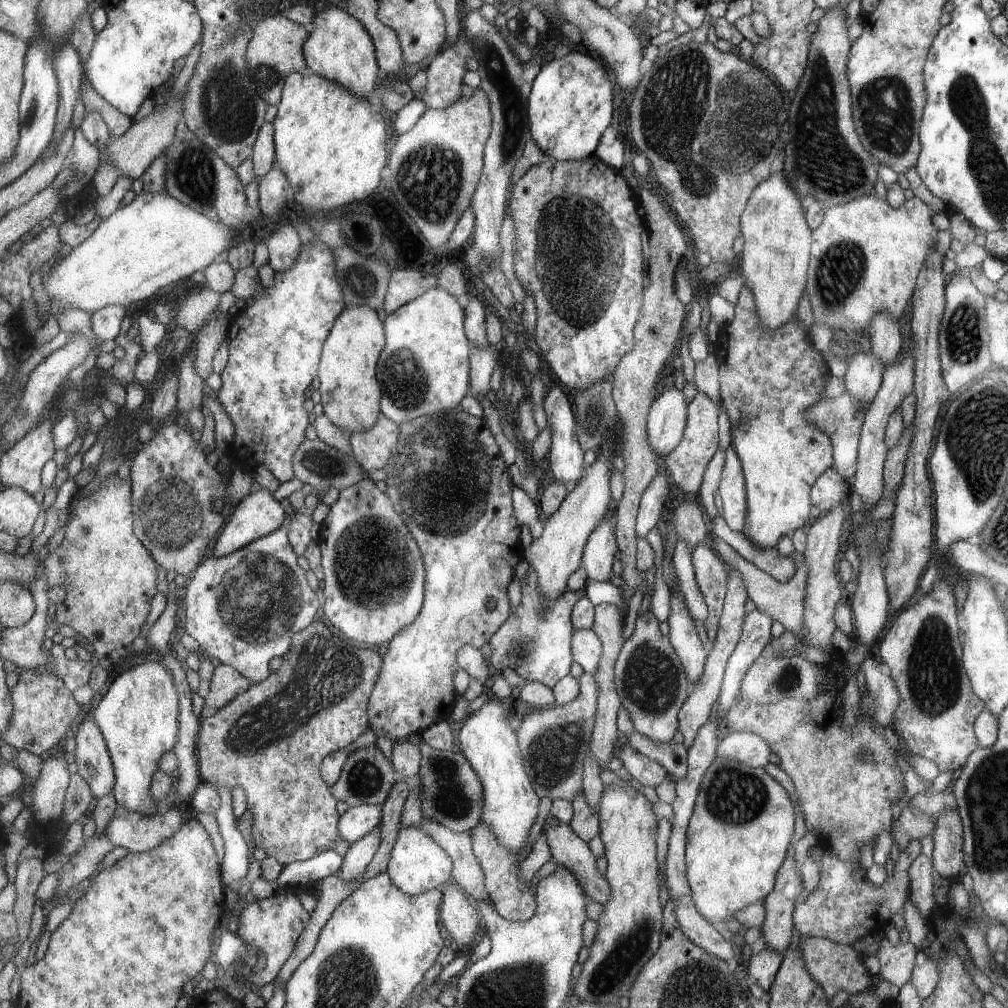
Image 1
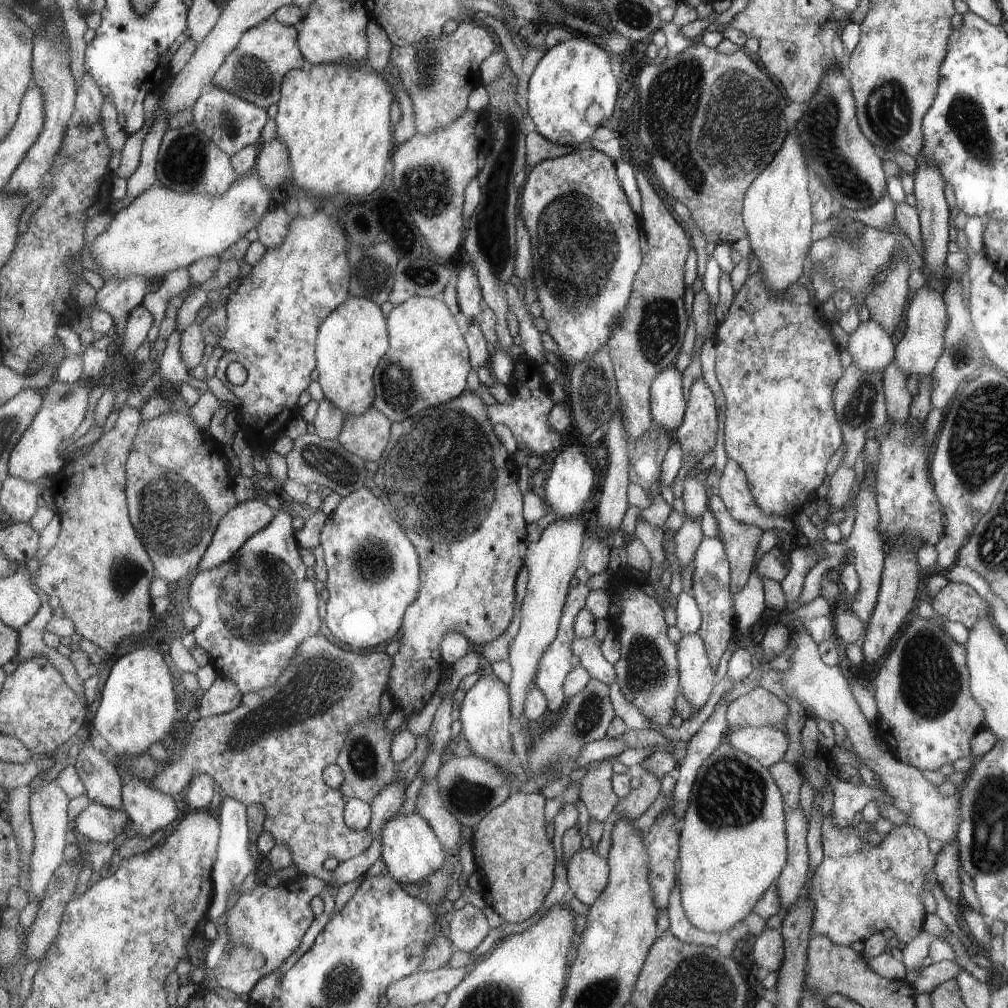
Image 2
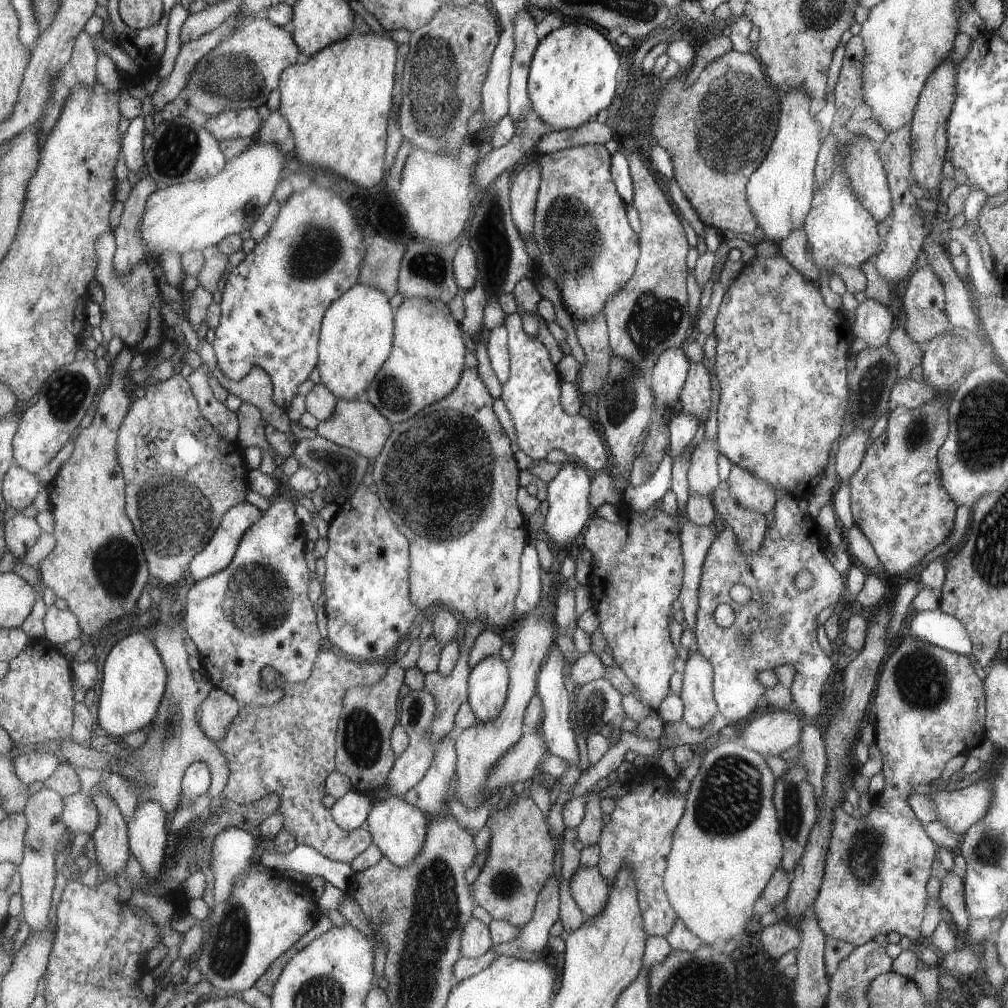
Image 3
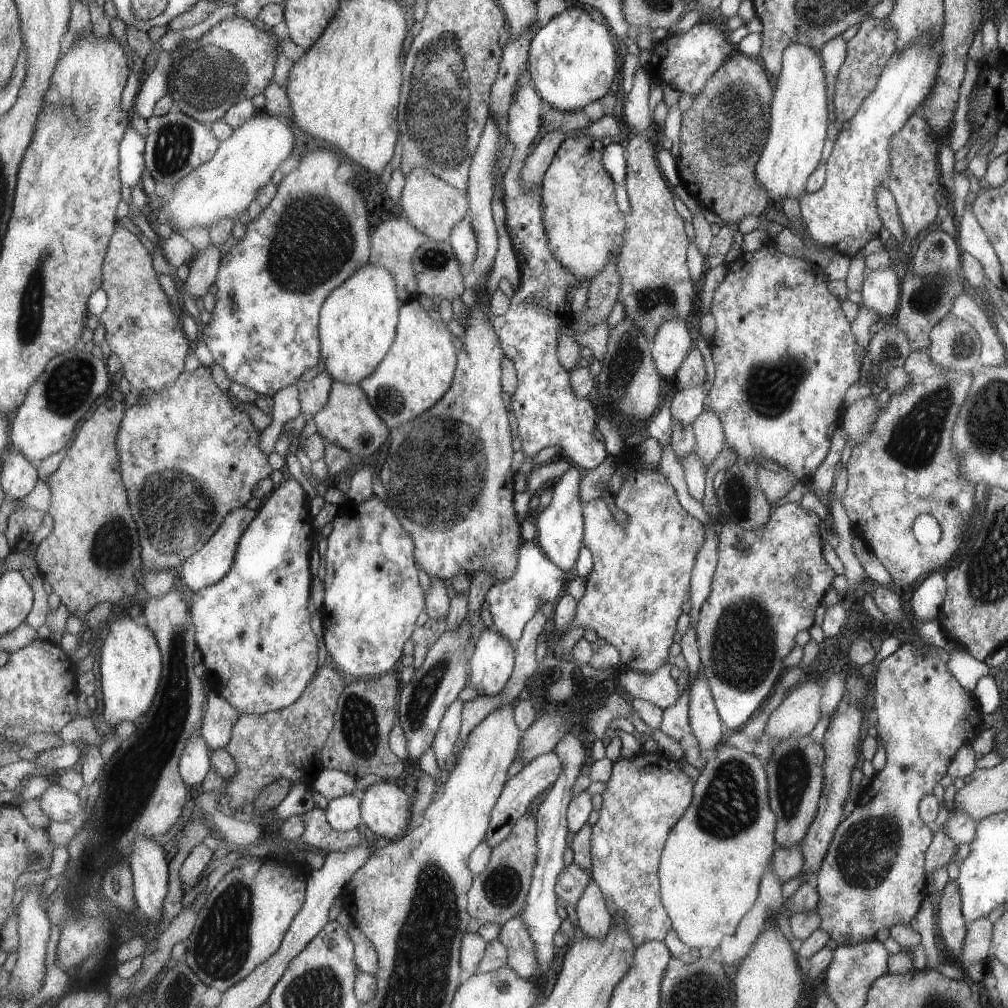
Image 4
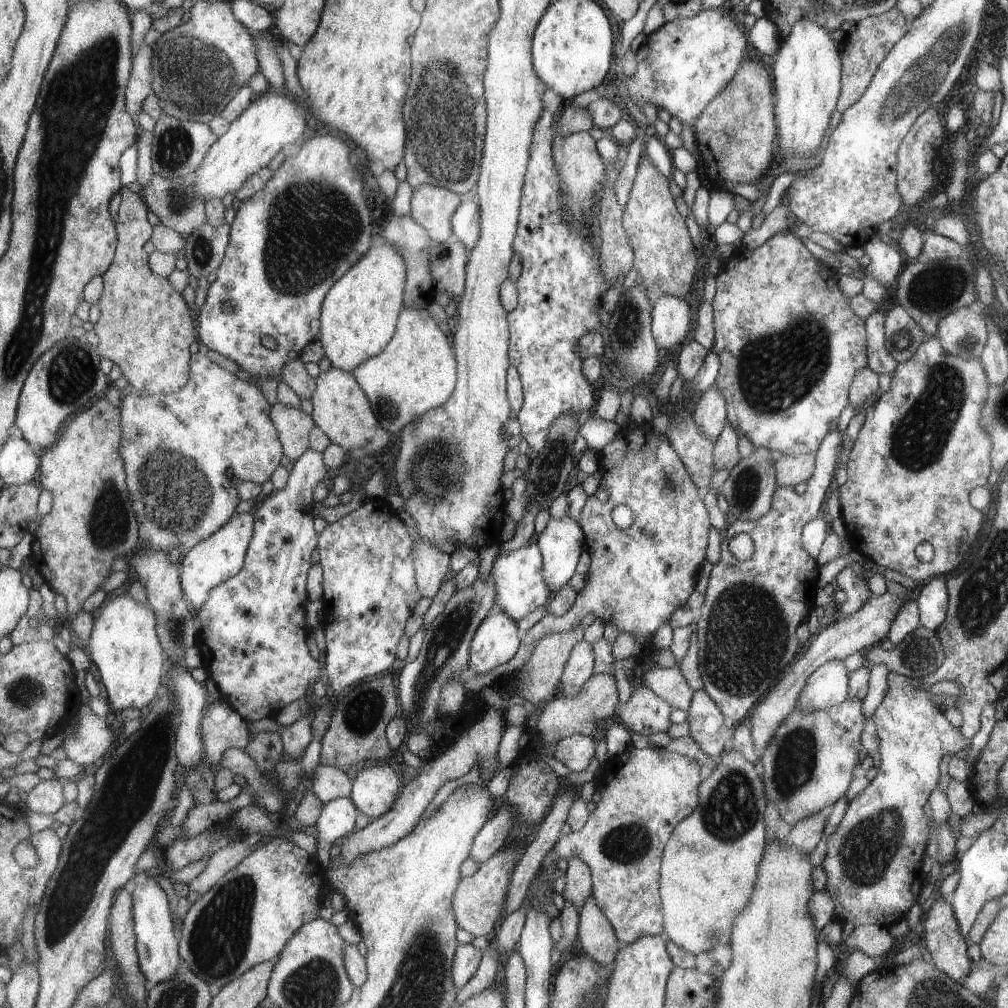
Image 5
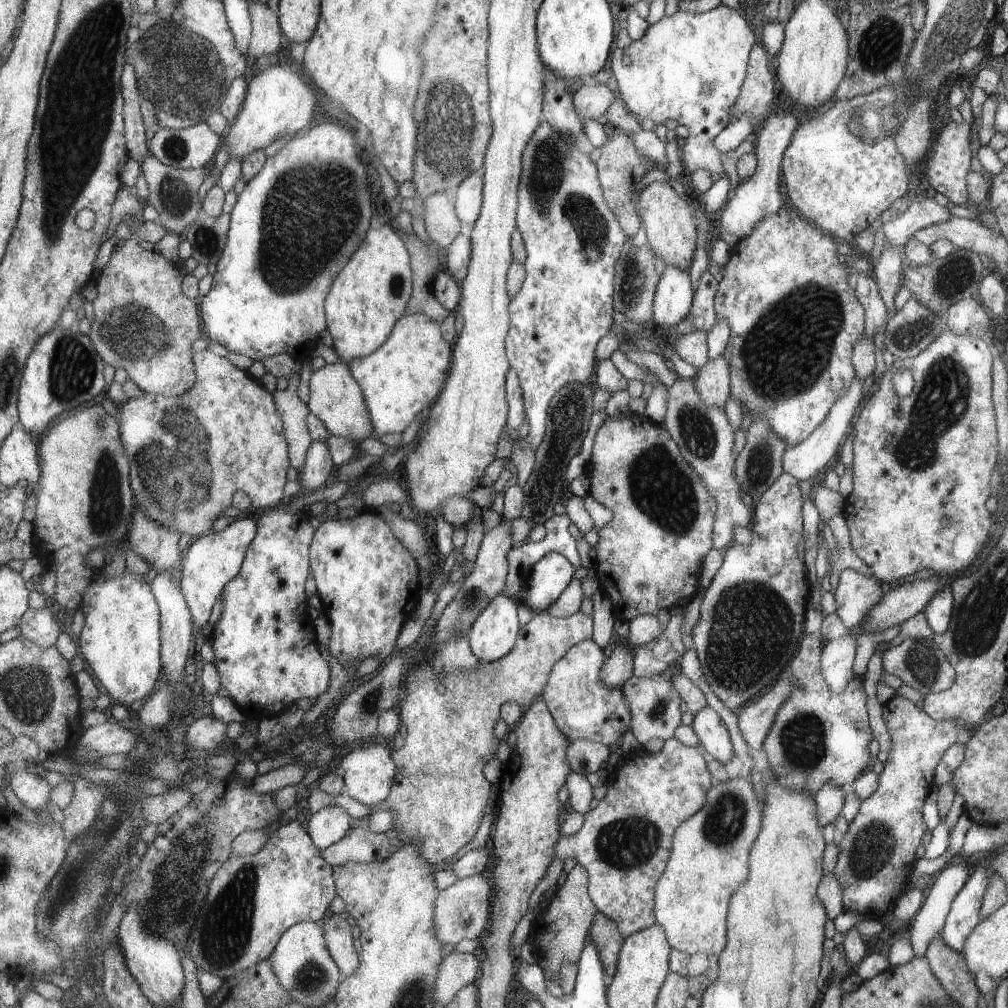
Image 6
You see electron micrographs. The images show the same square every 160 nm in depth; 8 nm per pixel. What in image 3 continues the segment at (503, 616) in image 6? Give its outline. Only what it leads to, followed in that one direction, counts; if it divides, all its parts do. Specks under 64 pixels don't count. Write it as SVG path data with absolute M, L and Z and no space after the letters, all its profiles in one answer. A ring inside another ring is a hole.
M500 654L481 660L477 667L472 670L468 702L473 706L475 714L477 714L477 723L487 724L487 722L493 722L495 718L499 718L499 712L506 706L510 683L508 661L501 660Z

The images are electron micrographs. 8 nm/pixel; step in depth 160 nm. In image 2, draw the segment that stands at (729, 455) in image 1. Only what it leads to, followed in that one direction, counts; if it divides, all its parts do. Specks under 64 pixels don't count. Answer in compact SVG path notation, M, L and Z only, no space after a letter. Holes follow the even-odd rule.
M727 460L718 489L718 496L734 522L752 525L761 532L768 529L788 534L793 532L795 526L790 518L767 515L759 508L757 500L751 495L746 474L737 462Z

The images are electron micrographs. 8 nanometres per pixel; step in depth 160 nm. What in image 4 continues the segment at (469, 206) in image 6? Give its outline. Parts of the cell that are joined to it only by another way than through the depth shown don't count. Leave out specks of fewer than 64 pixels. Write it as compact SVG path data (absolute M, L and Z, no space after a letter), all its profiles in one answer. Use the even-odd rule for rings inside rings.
M463 219L461 222L457 222L449 242L453 246L457 254L457 260L461 262L462 268L466 271L471 269L477 261L479 248L477 232L473 228L472 220Z

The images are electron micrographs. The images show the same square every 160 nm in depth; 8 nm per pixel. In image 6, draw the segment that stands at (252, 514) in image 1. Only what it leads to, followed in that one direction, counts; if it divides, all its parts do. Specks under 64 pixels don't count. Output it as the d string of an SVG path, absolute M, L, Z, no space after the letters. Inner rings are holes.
M250 513L247 517L233 521L222 531L211 532L189 544L183 558L180 587L186 596L197 629L209 622L211 610L223 598L226 586L241 572L247 551L257 536L258 522Z

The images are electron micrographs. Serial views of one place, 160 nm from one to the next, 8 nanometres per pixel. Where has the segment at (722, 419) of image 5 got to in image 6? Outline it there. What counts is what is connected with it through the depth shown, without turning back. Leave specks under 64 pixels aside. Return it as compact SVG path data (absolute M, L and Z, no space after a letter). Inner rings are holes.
M722 354L697 369L694 386L708 407L724 408L725 401L730 396L729 371Z

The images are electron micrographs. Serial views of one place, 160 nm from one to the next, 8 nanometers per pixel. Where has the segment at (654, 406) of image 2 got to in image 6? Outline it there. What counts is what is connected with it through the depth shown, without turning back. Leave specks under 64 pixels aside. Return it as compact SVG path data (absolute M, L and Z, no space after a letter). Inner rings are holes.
M665 265L654 296L654 322L657 329L673 327L686 318L693 296L688 271Z

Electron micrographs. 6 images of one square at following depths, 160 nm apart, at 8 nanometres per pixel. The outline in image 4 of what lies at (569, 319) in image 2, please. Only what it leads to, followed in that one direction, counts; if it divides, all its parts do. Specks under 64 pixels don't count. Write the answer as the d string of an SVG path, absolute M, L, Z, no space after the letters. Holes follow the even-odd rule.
M585 132L570 135L559 148L544 177L543 204L546 207L551 248L583 283L584 280L590 282L606 266L611 254L618 256L626 229L625 216L615 204L613 180L602 163L604 152L605 148L599 139Z

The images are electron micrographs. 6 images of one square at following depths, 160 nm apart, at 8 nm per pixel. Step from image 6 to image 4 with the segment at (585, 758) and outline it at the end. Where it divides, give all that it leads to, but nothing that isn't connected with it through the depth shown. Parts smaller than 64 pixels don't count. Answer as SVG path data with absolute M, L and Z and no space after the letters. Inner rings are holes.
M549 752L539 756L534 762L529 765L524 765L522 770L511 777L507 782L501 797L497 804L495 804L493 813L491 814L491 823L487 832L485 842L491 850L501 845L503 840L509 838L509 834L515 828L517 822L526 814L531 806L531 802L543 792L546 788L552 788L555 782L561 777L563 773L563 758L557 752ZM552 786L552 787L551 787Z

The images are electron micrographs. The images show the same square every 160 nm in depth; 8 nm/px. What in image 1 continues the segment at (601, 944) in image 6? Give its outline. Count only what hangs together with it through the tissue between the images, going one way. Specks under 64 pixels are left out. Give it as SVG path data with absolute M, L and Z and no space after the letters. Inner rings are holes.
M549 815L544 824L545 832L549 832L552 857L559 866L570 868L587 892L592 902L605 904L609 900L609 887L597 870L596 858L588 848L588 842L577 836L569 824L560 822Z

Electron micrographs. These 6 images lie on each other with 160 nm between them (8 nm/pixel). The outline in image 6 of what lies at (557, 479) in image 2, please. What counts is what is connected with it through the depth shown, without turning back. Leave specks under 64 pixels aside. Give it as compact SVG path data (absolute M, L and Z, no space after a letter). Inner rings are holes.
M560 552L547 553L532 569L523 602L534 611L545 611L571 584L575 570L575 566Z

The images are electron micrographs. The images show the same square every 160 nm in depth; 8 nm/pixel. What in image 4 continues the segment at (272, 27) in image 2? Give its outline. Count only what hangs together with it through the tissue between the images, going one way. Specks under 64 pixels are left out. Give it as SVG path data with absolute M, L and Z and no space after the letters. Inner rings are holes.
M236 16L217 22L197 40L179 43L177 48L171 51L173 66L169 72L169 92L175 109L201 123L221 121L237 102L253 99L271 85L279 57L278 49L277 40L269 32L259 30L249 19Z

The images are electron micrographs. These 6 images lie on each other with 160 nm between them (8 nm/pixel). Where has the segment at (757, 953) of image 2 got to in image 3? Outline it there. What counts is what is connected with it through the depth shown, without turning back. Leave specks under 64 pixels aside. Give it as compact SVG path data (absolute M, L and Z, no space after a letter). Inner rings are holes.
M784 920L773 926L762 928L760 941L767 954L779 959L790 950L796 950L800 944L800 932L793 924L788 924Z

